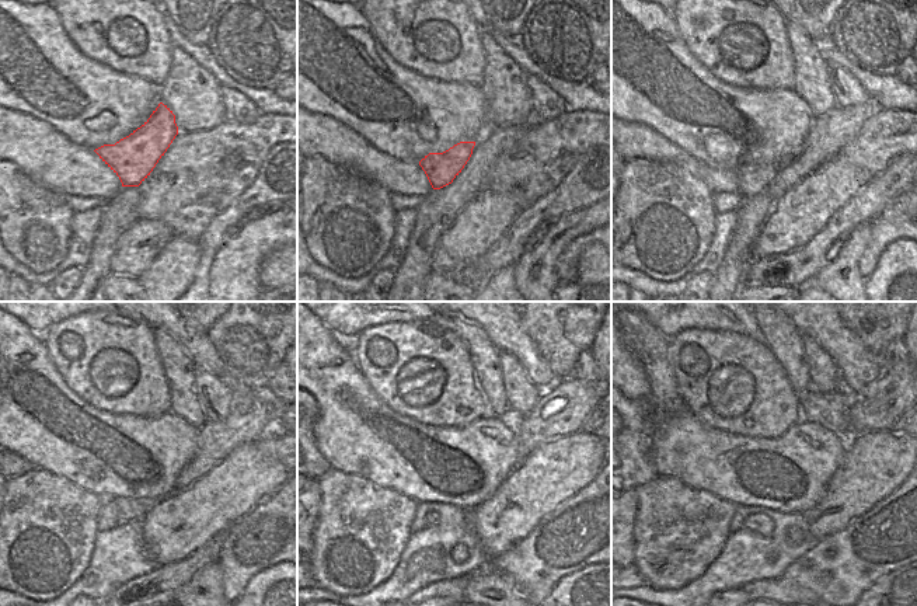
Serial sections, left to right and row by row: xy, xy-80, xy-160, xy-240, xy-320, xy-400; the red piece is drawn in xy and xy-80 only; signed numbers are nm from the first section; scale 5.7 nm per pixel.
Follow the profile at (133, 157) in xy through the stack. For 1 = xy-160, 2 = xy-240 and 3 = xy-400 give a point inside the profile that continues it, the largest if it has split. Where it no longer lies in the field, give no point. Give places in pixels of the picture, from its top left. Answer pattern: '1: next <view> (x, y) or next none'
1: next xy-160 (753, 178)
2: next xy-240 (128, 508)
3: next xy-400 (757, 523)

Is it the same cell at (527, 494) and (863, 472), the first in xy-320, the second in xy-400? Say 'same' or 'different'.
same

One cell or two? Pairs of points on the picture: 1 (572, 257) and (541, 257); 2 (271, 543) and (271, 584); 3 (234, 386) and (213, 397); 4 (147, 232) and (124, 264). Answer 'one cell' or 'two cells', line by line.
1: two cells
2: two cells
3: two cells
4: one cell

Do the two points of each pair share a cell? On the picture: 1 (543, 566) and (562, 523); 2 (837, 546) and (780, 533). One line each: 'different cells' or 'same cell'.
1: same cell
2: different cells

